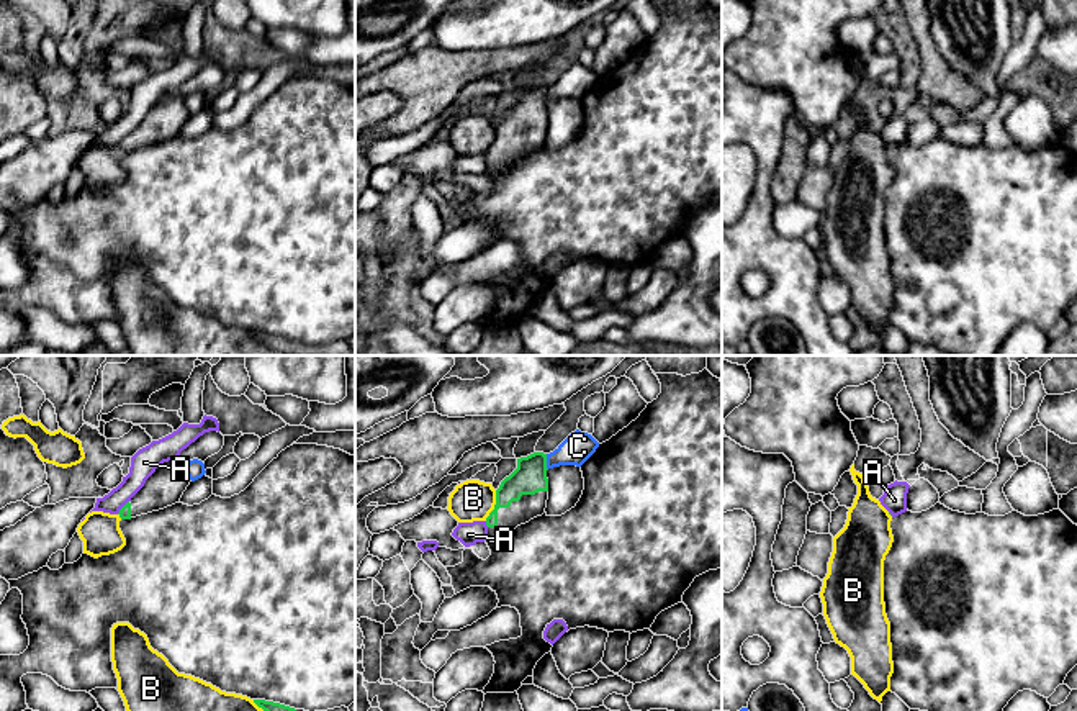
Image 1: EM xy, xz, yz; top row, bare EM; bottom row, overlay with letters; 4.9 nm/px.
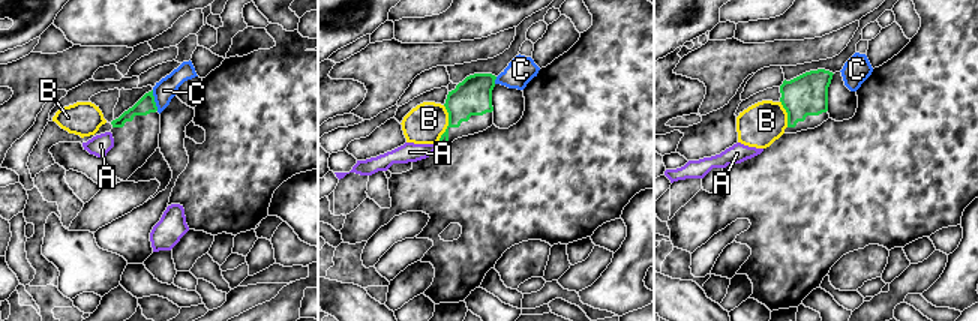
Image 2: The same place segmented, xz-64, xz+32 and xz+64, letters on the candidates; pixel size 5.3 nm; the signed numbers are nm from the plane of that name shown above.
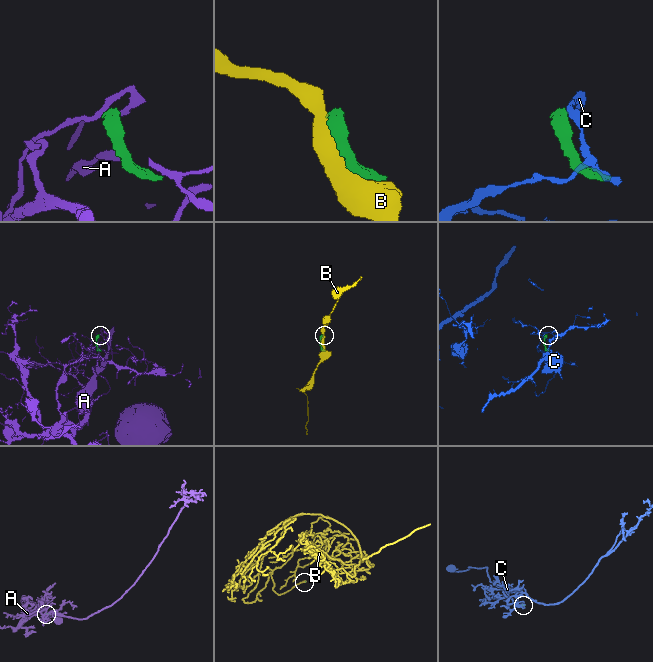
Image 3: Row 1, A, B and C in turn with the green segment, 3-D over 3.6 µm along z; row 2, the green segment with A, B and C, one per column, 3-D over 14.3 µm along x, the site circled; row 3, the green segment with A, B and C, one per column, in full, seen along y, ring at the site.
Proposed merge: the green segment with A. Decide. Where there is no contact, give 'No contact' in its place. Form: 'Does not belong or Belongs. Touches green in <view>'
Does not belong. Touches green in xy

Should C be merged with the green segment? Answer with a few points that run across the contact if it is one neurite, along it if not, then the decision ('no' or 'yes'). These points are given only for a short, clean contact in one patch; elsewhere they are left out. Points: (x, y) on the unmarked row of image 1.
line xz (545, 87), (547, 102); no

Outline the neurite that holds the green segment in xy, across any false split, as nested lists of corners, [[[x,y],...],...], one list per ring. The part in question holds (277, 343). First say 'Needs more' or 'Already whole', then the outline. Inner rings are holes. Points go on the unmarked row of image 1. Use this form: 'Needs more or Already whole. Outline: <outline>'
Needs more. Outline: [[[254,333],[254,336],[268,347],[278,352],[288,352],[291,356],[355,356],[355,351],[345,339],[309,346],[265,333]]]

